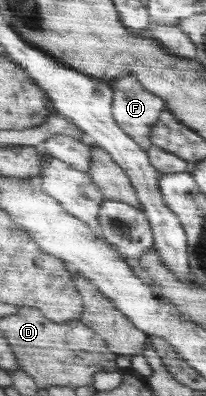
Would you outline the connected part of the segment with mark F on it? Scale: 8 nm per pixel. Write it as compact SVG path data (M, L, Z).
M122 75L111 84L111 112L116 122L142 149L151 146L152 124L165 109L165 101L140 85L134 76Z

